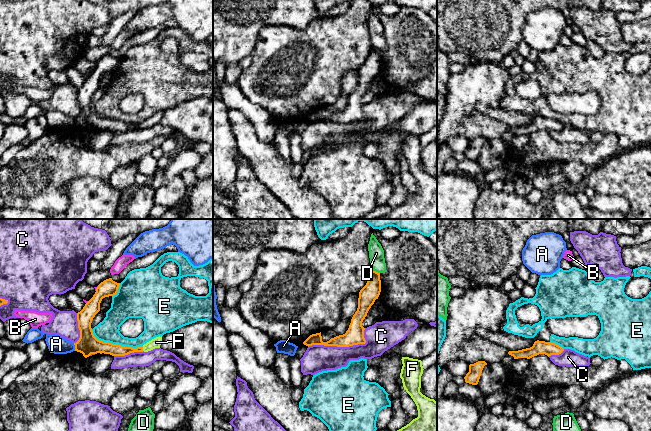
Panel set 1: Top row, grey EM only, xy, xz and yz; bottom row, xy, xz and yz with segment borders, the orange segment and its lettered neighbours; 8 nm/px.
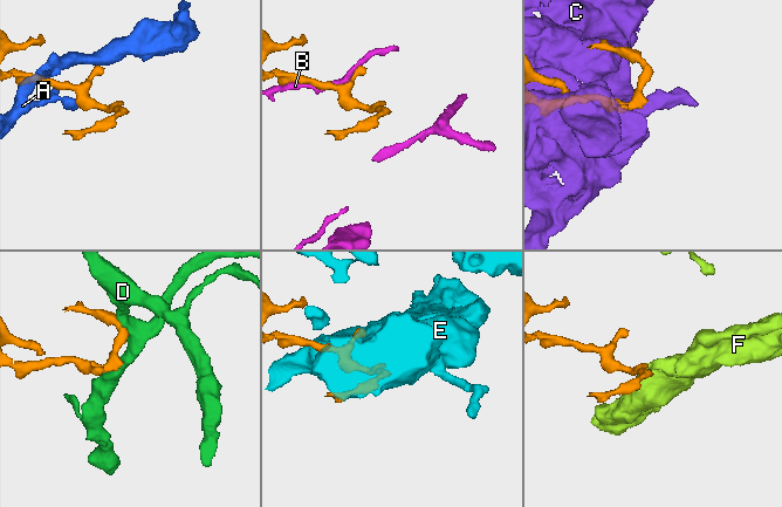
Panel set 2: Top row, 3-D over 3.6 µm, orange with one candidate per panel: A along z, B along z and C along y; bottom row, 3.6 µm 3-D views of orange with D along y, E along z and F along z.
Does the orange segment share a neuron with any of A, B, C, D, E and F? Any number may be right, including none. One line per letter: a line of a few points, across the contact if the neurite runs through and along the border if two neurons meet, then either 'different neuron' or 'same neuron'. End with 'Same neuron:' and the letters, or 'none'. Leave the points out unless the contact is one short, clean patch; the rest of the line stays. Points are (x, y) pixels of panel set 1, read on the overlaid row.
A: xy (73, 343), (75, 350) | different neuron
B: different neuron
C: different neuron
D: xz (372, 269), (379, 273) | different neuron
E: different neuron
F: xy (113, 349), (136, 350), (142, 348), (156, 342) | same neuron
Same neuron: F

